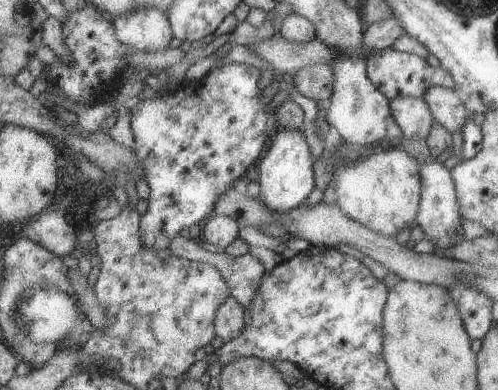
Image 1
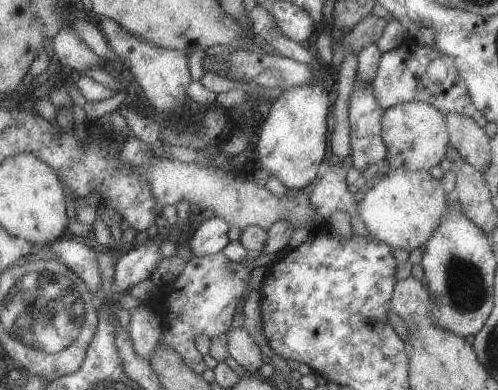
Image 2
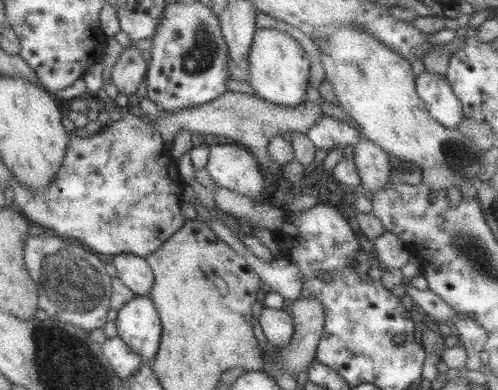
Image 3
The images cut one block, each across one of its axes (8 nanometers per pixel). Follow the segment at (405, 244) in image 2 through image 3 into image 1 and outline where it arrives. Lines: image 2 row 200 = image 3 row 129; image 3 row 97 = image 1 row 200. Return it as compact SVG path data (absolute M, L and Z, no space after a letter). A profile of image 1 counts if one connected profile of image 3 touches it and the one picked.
M345 142L341 146L335 146L335 156L339 156L339 162L335 162L331 184L337 196L337 206L347 218L359 222L361 226L395 238L399 230L417 220L421 194L419 164L415 162L415 158L403 152L401 146L391 146L391 150L387 150L385 146L377 148L373 156L367 156L363 150L363 146Z

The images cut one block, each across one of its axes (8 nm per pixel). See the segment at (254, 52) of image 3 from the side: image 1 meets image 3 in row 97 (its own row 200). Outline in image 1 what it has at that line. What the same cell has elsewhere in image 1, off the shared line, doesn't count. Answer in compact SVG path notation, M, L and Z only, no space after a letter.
M279 130L265 156L259 160L259 198L267 210L271 210L275 216L287 214L295 208L299 208L307 196L315 190L315 178L313 178L313 154L309 150L309 144L305 140L305 134L301 130Z

